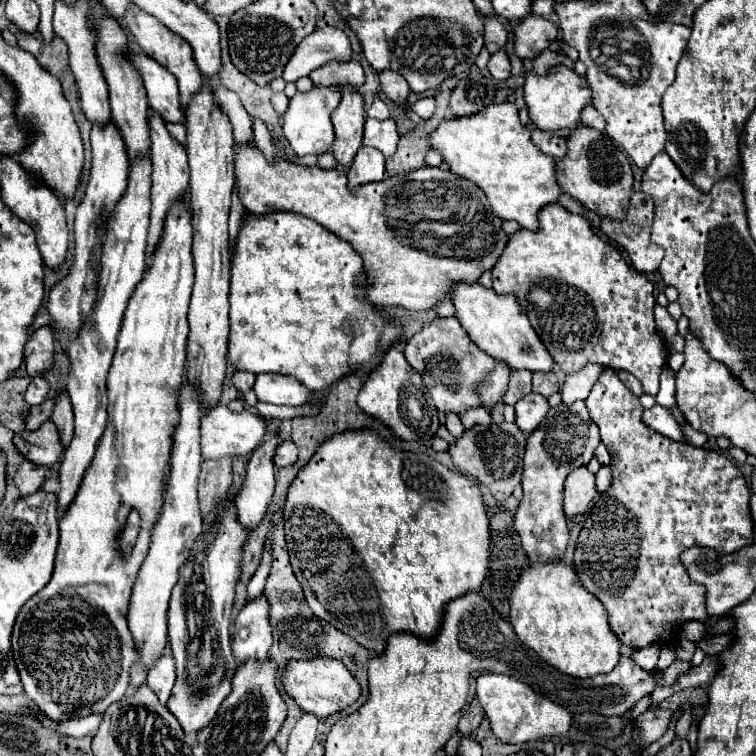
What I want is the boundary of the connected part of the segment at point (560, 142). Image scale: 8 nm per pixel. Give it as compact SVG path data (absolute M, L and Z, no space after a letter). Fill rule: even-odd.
M536 129L532 135L534 135L534 143L538 147L542 147L544 153L548 153L556 159L562 159L566 155L568 147L566 147L566 137L564 135L550 133L550 131L540 131L540 129Z

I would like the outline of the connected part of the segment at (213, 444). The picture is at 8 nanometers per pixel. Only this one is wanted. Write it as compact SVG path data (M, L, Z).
M226 405L214 407L210 413L202 417L202 457L204 459L220 459L224 455L246 455L254 451L266 433L266 421L260 415L250 411L230 411Z

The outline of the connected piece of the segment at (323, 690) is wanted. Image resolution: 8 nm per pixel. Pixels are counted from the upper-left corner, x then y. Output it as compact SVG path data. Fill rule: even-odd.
M316 657L316 659L308 659L308 661L290 661L290 665L284 669L282 685L284 685L286 693L300 705L302 711L316 715L318 719L326 719L338 711L344 711L362 693L360 683L346 669L346 665L342 665L342 661L330 659L330 657Z

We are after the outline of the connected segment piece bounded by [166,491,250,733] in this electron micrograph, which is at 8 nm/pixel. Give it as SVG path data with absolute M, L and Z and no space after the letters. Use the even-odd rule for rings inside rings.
M230 491L222 505L216 503L202 515L202 523L204 529L190 547L188 561L180 567L180 579L172 591L168 611L168 635L178 679L166 707L180 721L184 733L196 733L208 725L230 693L230 677L236 667L230 649L230 613L234 587L242 573L242 553L250 533L238 521Z

